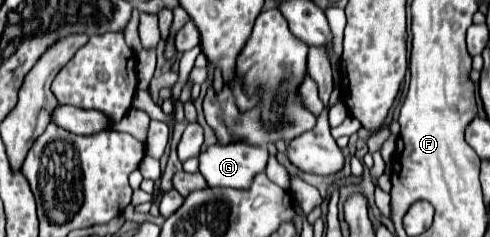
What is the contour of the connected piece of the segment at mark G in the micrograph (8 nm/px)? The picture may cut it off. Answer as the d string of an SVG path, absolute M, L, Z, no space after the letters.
M231 142L231 144L213 144L205 152L199 154L199 168L205 176L207 184L213 188L235 188L247 190L253 184L253 178L267 168L267 148L247 146L245 142Z

